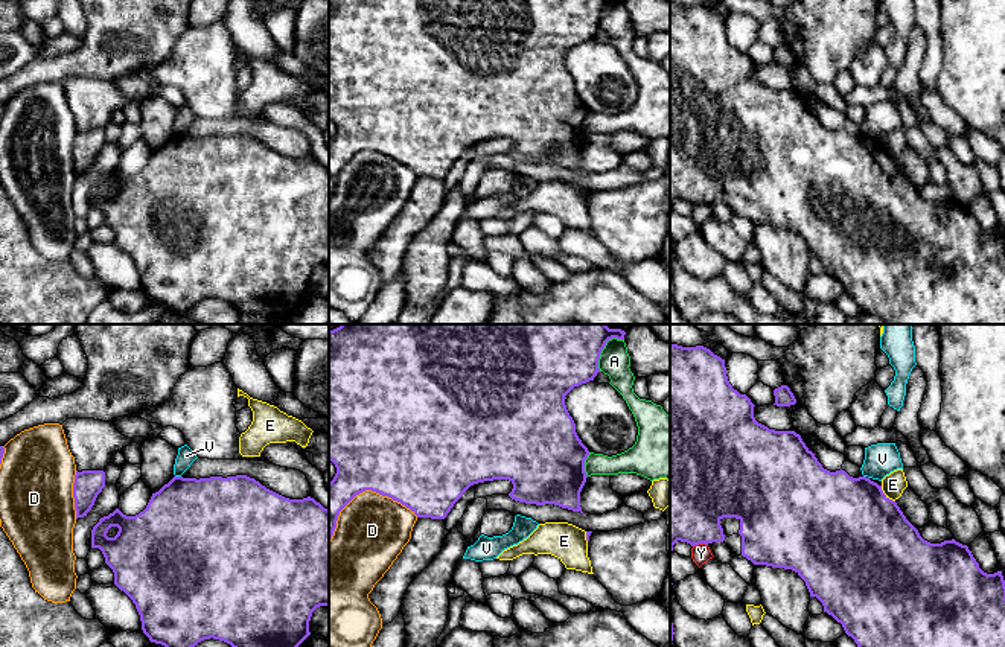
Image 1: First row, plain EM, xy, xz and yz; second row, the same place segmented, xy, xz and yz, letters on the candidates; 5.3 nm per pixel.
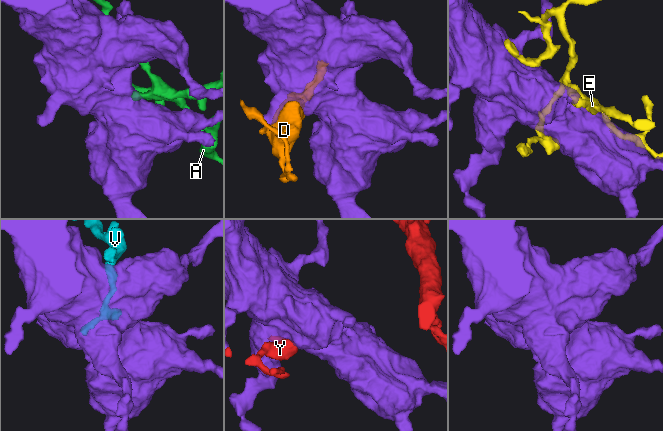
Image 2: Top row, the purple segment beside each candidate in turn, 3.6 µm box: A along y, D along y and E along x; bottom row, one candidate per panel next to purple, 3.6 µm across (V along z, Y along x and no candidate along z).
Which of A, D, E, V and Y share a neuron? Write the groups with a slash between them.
A / D / E / V / Y

